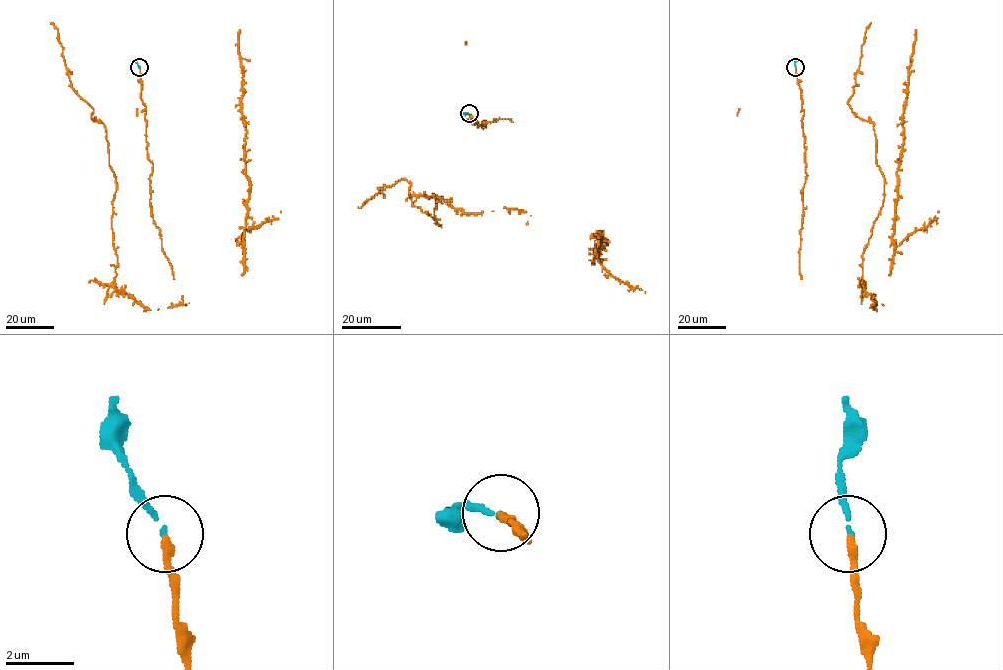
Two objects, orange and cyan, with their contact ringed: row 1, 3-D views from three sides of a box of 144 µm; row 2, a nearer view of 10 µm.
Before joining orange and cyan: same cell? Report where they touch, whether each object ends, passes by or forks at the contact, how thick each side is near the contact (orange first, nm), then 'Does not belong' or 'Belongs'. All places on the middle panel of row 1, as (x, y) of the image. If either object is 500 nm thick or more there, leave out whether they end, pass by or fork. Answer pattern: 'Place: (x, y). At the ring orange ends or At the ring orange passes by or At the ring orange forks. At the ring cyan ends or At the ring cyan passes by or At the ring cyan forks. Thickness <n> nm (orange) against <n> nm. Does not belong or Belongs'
Place: (469, 113). At the ring orange ends. At the ring cyan ends. Thickness 240 nm (orange) against 110 nm. Belongs

